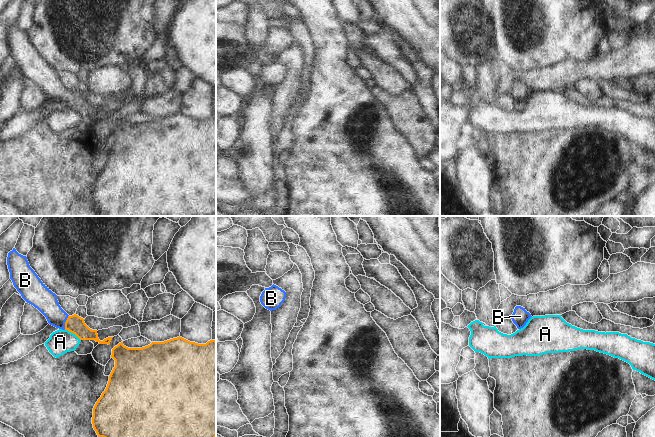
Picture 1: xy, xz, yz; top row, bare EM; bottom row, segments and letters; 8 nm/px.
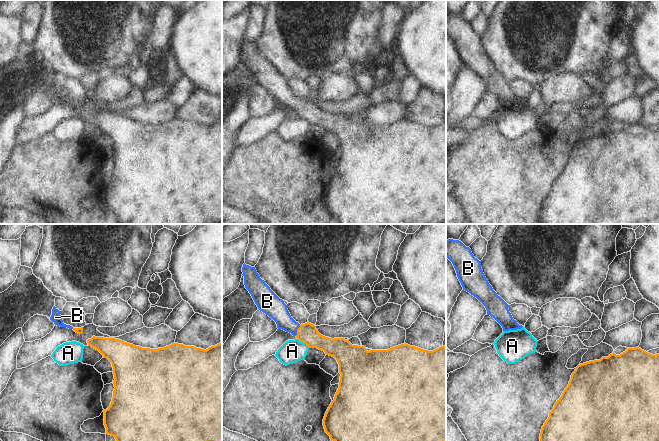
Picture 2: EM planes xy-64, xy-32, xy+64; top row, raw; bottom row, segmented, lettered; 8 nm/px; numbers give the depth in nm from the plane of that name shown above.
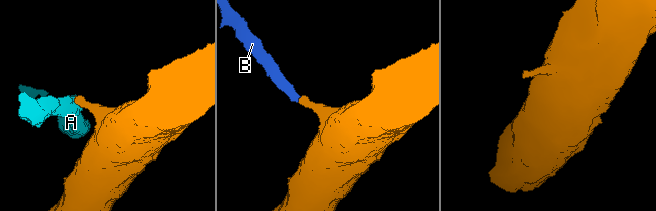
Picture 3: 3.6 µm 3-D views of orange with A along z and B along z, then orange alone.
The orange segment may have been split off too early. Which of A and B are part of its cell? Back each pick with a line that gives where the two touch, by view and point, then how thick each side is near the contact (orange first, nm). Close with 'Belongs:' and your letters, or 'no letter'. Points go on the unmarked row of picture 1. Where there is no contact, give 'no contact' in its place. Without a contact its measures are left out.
B: meets orange in xy at (65, 98); 140 nm thick on the orange side, 180 nm on the other
Belongs: B

